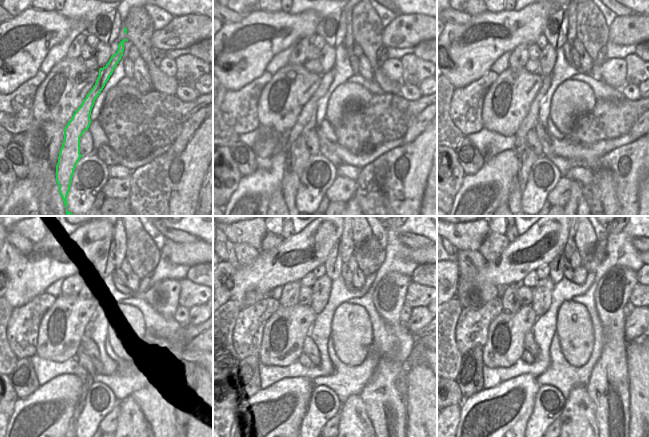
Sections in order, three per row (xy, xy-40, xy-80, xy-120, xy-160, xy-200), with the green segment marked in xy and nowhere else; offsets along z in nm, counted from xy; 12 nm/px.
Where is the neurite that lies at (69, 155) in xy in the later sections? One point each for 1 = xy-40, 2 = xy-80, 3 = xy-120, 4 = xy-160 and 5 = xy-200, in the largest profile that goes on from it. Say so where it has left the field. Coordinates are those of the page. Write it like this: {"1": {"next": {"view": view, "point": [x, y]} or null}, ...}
{"1": {"next": {"view": "xy-40", "point": [298, 155]}}, "2": {"next": {"view": "xy-80", "point": [527, 157]}}, "3": {"next": {"view": "xy-120", "point": [120, 236]}}, "4": {"next": {"view": "xy-160", "point": [346, 240]}}, "5": {"next": {"view": "xy-200", "point": [570, 248]}}}

